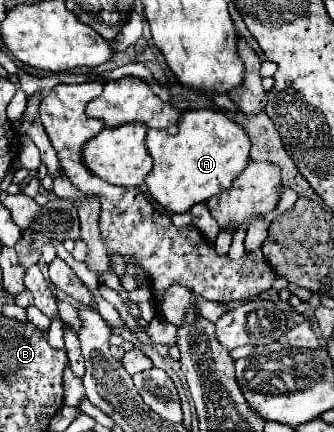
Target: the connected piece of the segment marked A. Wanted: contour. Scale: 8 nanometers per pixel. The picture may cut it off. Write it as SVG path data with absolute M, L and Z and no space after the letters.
M188 110L178 118L176 136L166 134L164 130L150 130L146 134L146 148L154 160L154 166L146 176L148 194L166 212L184 214L194 204L206 202L210 196L232 186L232 180L242 174L248 164L250 138L222 112Z

